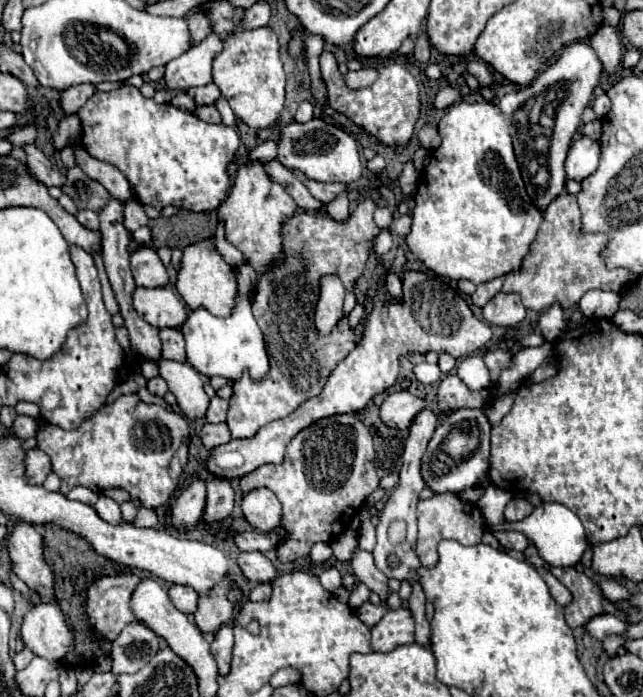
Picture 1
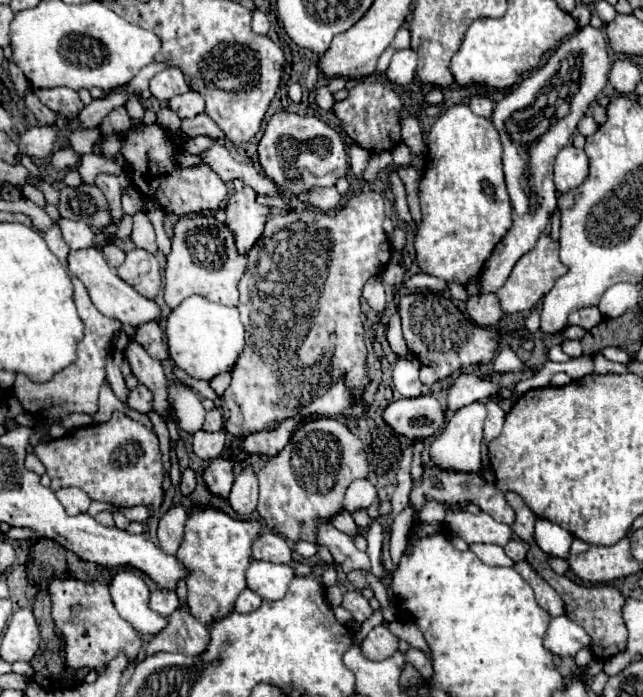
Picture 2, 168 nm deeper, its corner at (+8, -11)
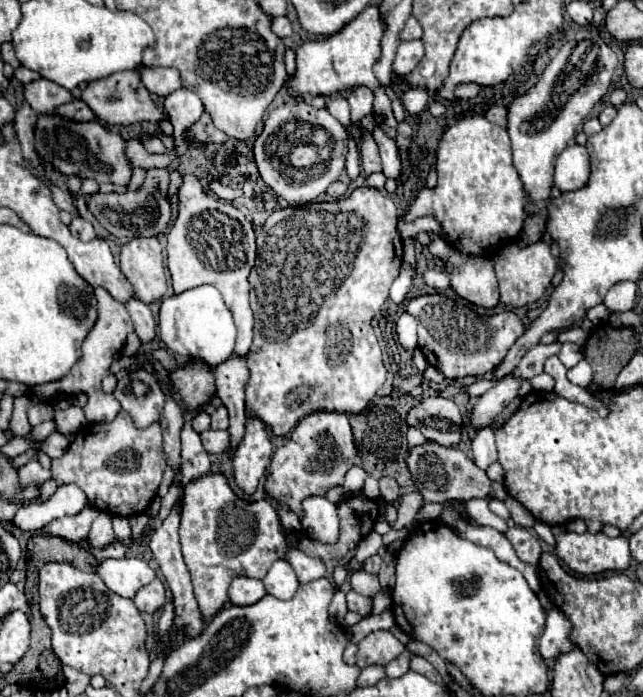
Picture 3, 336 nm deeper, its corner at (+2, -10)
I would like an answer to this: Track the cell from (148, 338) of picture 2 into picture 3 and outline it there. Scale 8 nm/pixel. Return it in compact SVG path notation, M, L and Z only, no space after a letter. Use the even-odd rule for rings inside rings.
M132 299L130 303L126 303L126 309L134 321L134 329L140 337L142 343L150 343L154 341L156 337L156 321L152 317L152 311L146 303L138 301L138 299Z

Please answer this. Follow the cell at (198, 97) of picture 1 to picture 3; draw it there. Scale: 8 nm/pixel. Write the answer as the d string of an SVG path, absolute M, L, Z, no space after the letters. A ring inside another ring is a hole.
M178 89L178 91L174 91L172 95L166 97L164 111L168 113L168 117L174 125L174 151L176 151L176 155L174 155L172 163L166 167L166 171L172 173L172 171L178 171L180 159L188 151L188 145L182 139L182 133L184 133L186 127L194 125L202 117L204 105L192 89Z

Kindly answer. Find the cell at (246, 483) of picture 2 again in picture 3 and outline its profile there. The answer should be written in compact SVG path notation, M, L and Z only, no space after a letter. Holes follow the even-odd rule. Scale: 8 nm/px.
M254 417L246 419L246 435L234 455L234 479L246 495L252 495L258 489L260 477L264 477L266 463L272 453L274 447L264 423Z

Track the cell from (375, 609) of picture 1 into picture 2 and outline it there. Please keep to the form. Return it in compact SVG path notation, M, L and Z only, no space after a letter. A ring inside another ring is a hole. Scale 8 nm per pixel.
M358 590L346 592L344 600L342 600L342 606L352 612L356 622L364 622L364 620L368 620L372 616L372 608L370 608L368 600Z

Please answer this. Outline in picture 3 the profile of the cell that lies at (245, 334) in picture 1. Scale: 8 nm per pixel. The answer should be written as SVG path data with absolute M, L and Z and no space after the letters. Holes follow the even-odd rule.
M210 285L194 287L190 291L184 291L182 295L164 299L160 307L158 329L160 339L172 353L186 359L200 359L208 367L218 367L220 363L224 363L232 355L236 343L236 325L232 313L224 305L220 291Z

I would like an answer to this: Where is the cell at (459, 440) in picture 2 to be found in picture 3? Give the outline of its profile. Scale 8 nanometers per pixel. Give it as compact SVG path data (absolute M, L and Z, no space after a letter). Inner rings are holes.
M506 377L504 381L498 381L490 391L480 395L478 401L472 405L470 427L474 431L480 431L480 429L492 425L492 421L504 411L504 407L510 401L514 401L518 395L526 395L530 391L532 391L532 387L526 379Z

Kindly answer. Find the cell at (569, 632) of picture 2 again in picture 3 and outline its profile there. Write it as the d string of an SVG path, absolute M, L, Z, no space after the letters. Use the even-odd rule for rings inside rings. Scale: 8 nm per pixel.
M552 609L546 619L546 629L540 637L542 657L554 659L562 653L572 651L576 647L576 643L570 639L572 629L574 629L574 623L560 609Z

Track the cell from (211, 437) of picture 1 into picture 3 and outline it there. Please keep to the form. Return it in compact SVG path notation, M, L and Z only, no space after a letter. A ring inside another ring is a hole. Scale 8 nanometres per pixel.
M204 431L200 433L200 439L202 439L202 445L208 453L224 453L230 445L230 435L228 431Z

